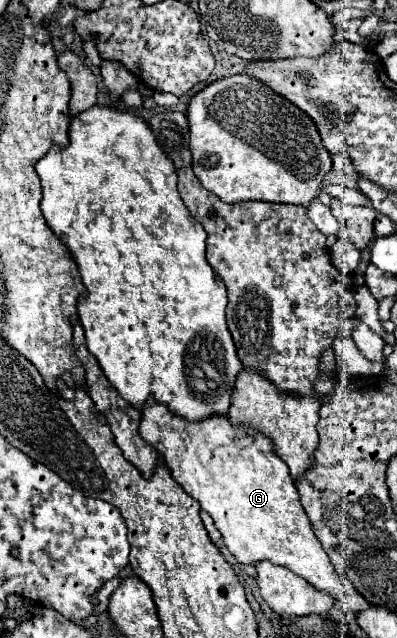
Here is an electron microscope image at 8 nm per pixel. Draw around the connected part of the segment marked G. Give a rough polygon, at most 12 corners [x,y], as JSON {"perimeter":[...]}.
{"perimeter":[[148,398],[140,436],[240,564],[354,614],[270,438]]}

